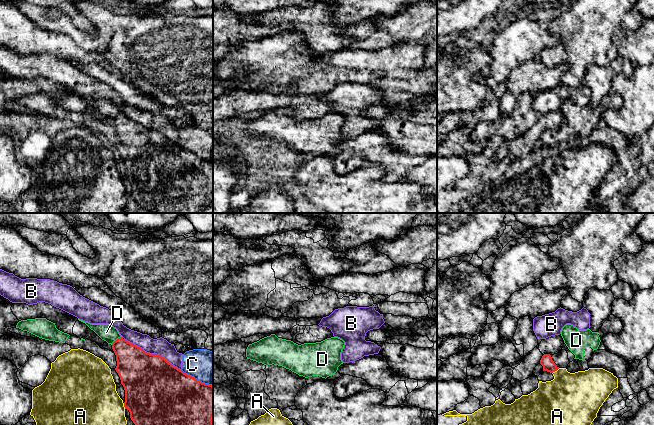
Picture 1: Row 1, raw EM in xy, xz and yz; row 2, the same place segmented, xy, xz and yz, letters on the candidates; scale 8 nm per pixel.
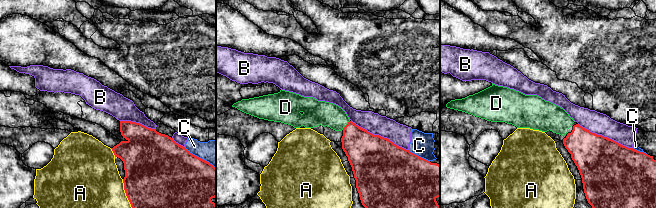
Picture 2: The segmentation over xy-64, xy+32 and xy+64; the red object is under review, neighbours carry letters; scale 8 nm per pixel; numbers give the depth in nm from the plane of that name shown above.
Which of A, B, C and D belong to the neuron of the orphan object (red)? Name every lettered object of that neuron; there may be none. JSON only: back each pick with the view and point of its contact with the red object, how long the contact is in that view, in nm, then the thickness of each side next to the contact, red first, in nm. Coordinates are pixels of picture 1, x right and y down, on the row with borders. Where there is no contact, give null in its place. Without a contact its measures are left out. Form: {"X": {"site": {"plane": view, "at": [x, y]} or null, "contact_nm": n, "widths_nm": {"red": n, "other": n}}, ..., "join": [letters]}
{"D": {"site": {"plane": "xy", "at": [117, 339]}, "contact_nm": 110, "widths_nm": {"red": 280, "other": 140}}, "join": ["D"]}

